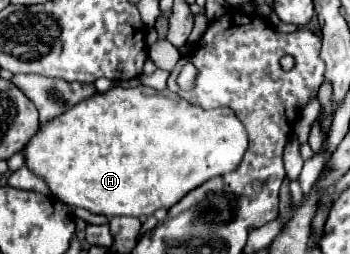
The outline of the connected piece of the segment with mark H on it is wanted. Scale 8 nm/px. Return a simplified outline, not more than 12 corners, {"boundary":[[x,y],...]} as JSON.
{"boundary":[[115,87],[25,165],[91,213],[153,215],[237,169],[231,109]]}

